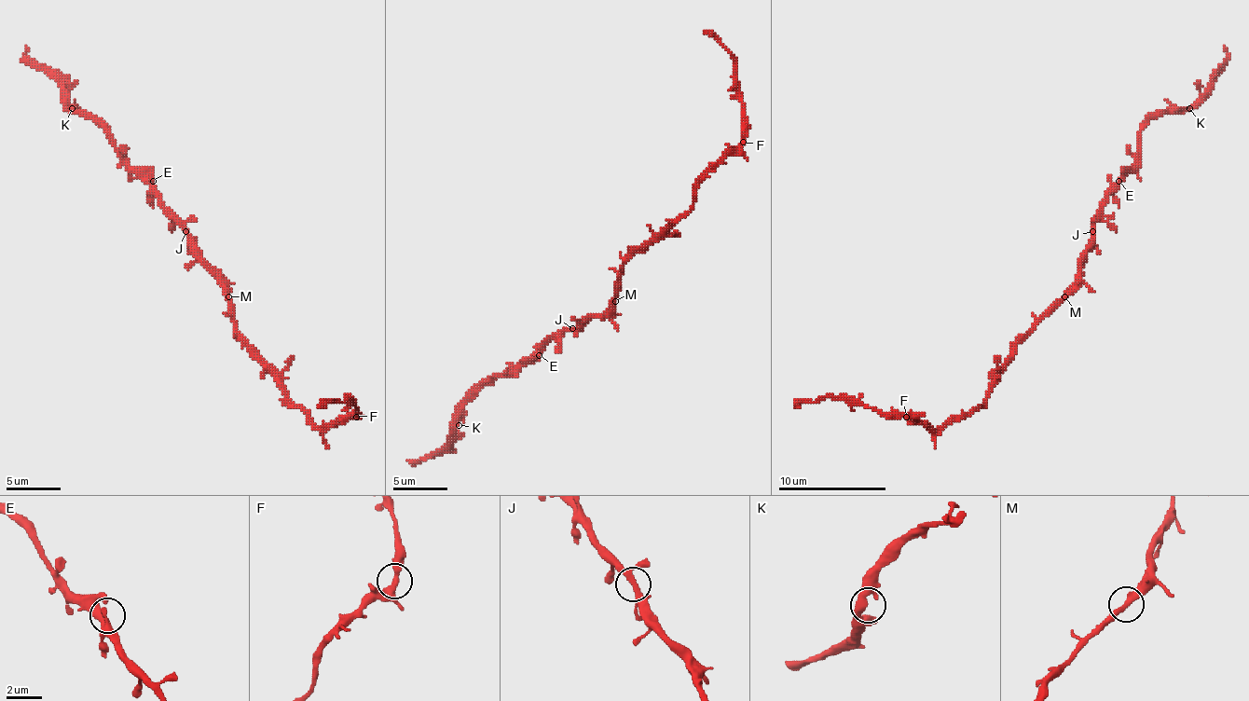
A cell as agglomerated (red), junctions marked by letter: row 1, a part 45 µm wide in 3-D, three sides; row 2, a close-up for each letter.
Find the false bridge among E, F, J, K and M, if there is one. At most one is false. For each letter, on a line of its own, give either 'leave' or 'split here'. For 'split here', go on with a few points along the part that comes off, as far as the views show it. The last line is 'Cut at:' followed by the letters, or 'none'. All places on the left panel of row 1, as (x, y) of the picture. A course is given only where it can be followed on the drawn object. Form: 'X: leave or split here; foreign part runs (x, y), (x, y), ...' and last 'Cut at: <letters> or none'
E: leave
F: leave
J: leave
K: leave
M: leave
Cut at: none

